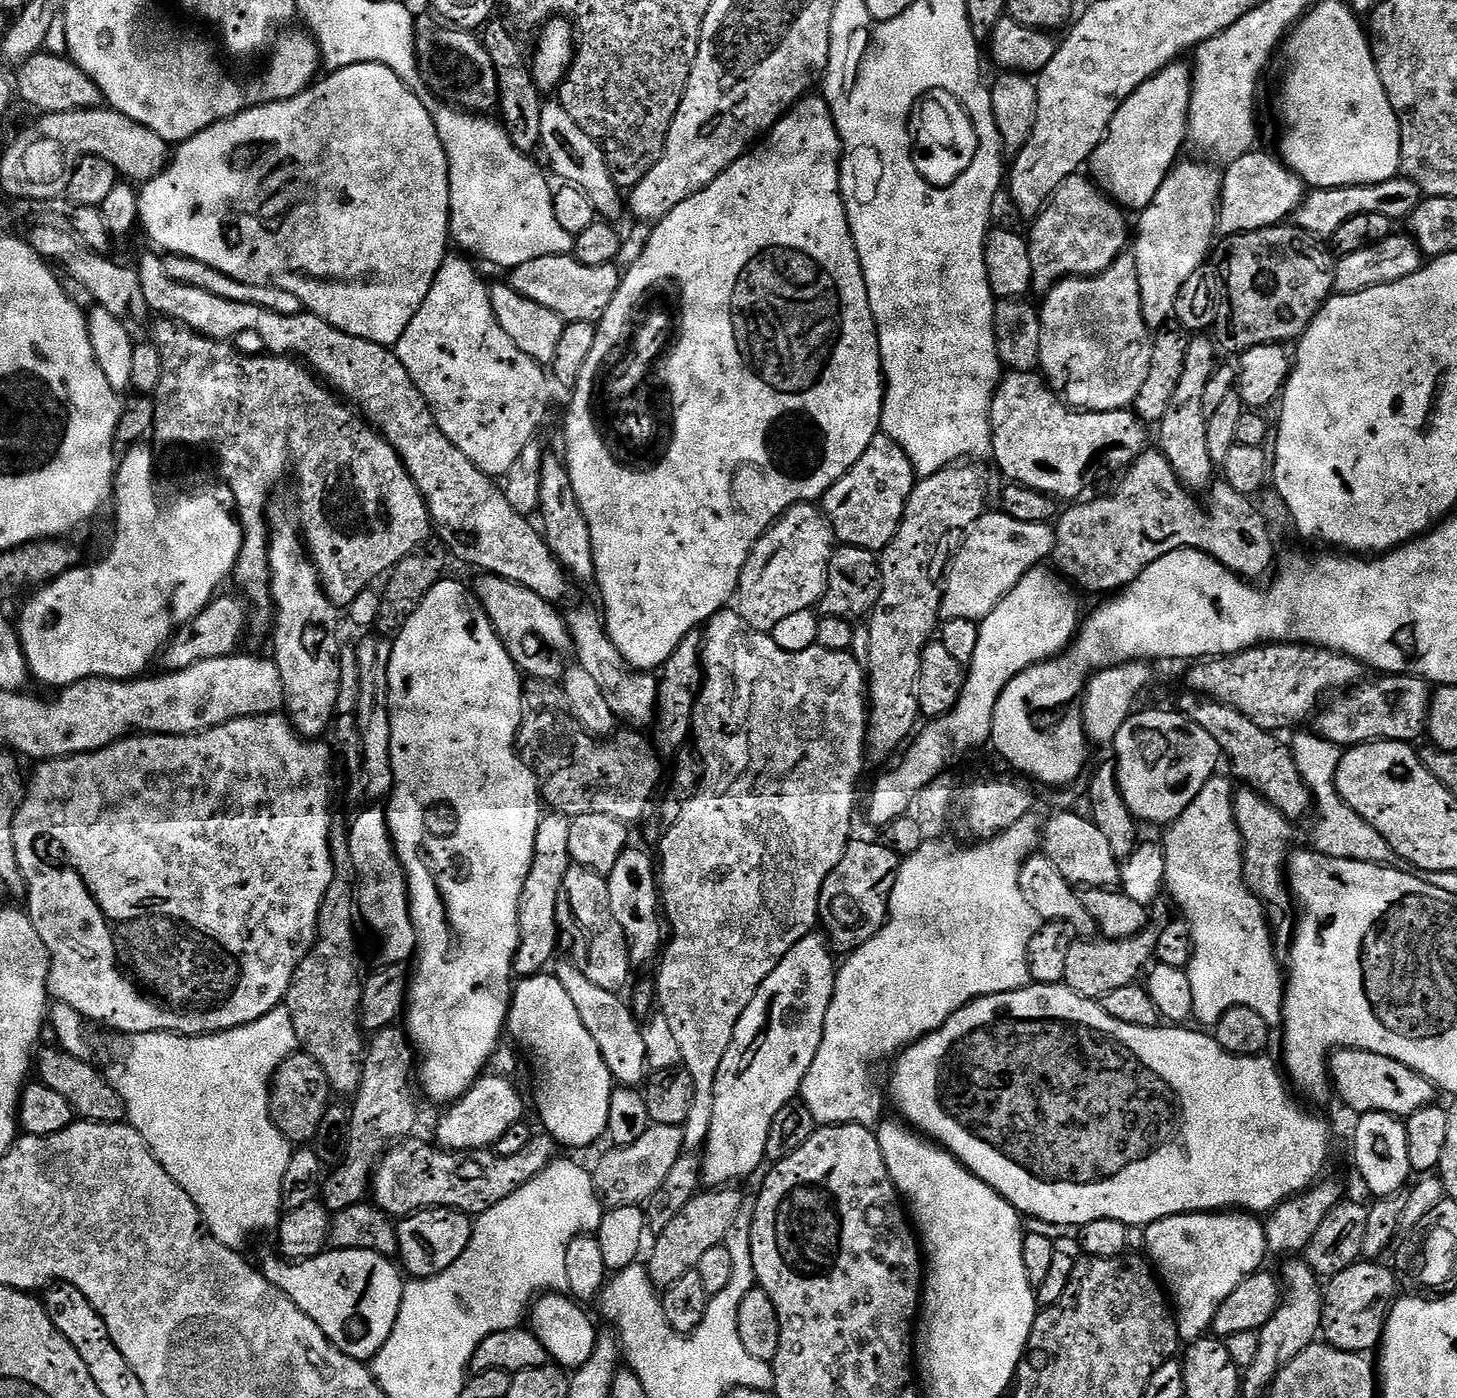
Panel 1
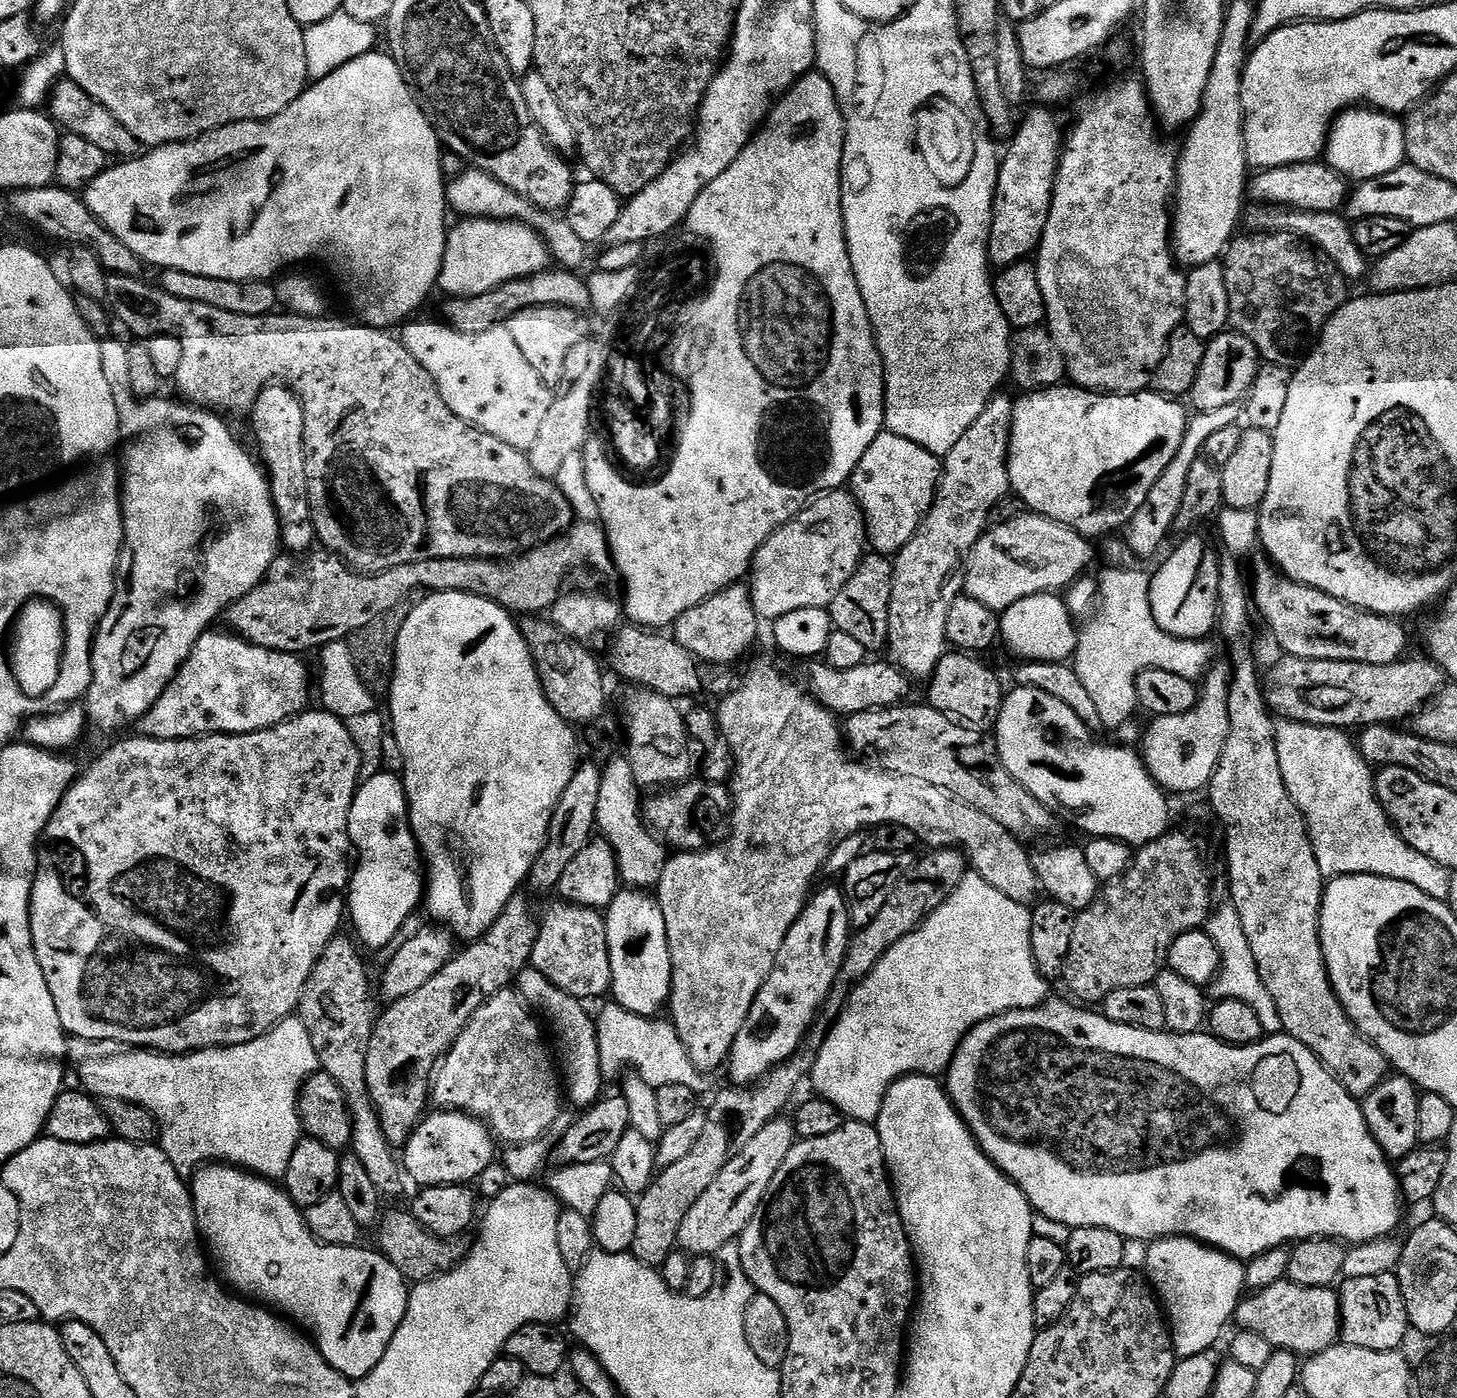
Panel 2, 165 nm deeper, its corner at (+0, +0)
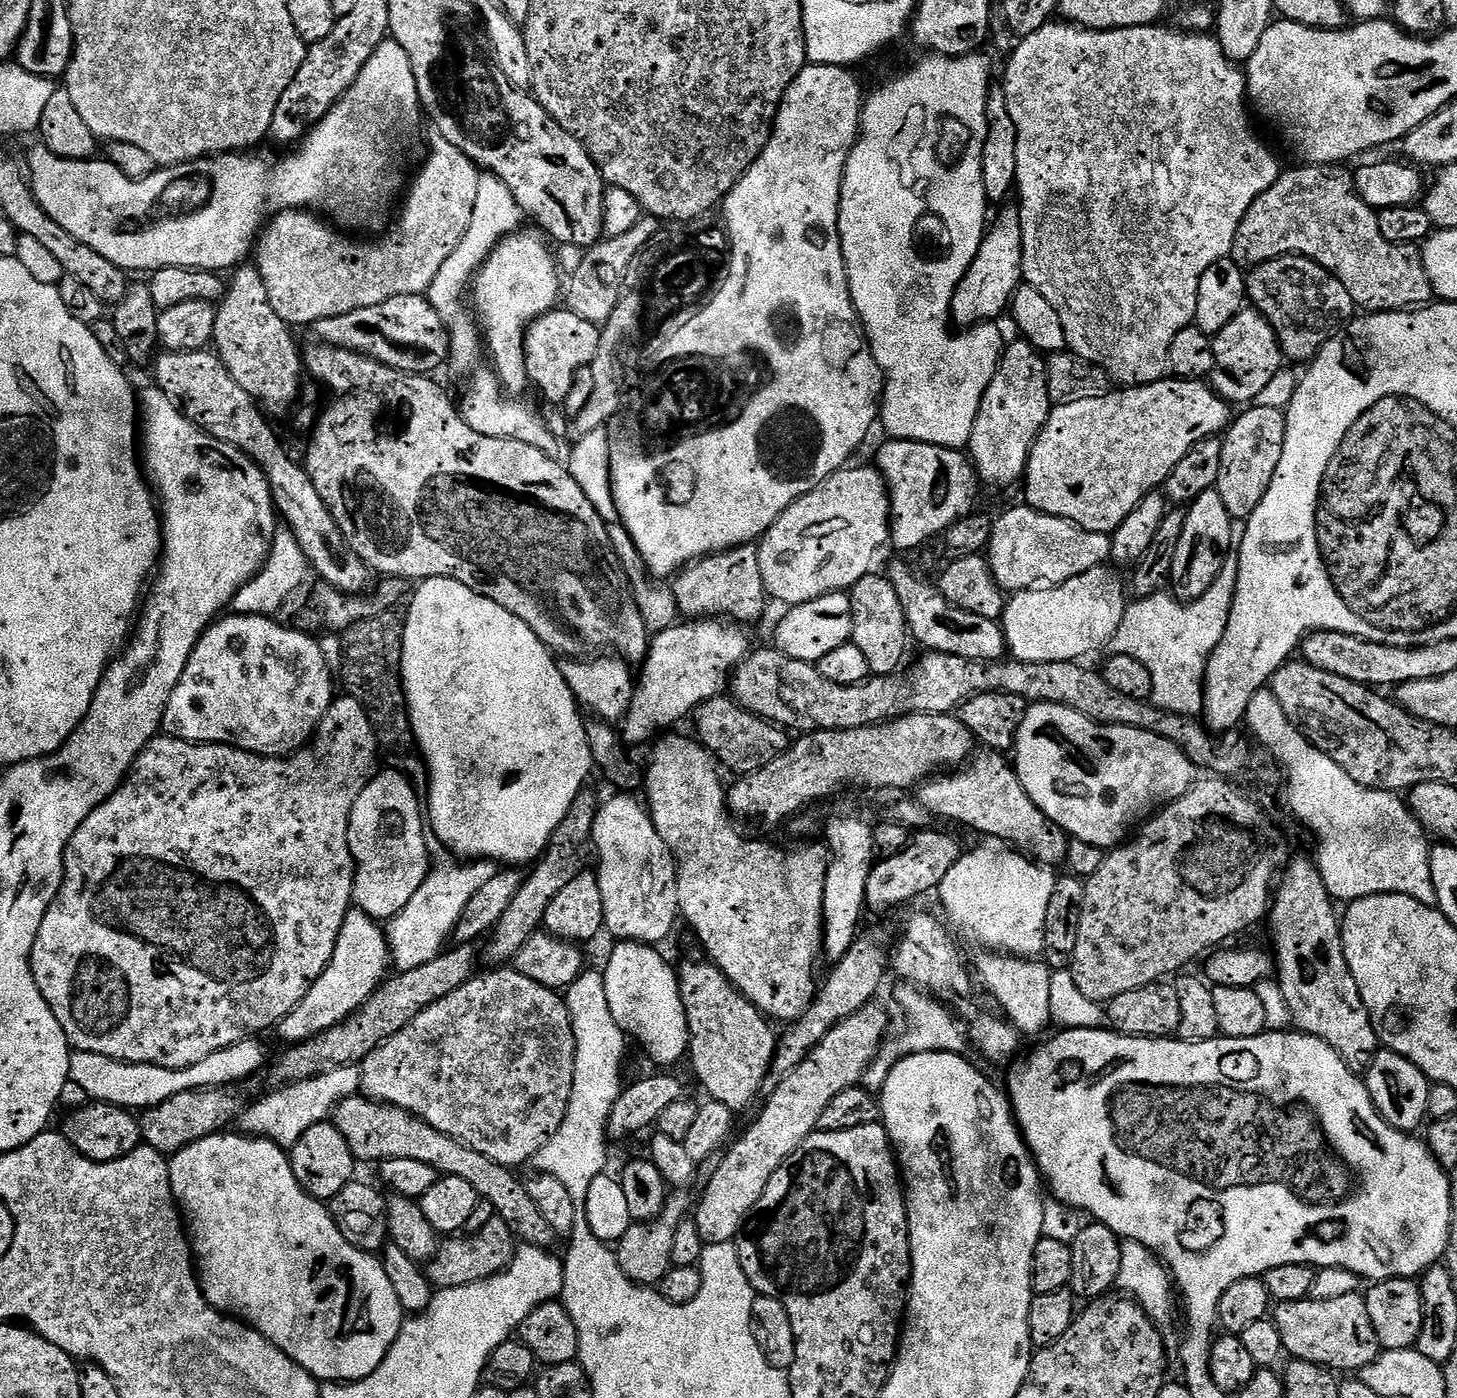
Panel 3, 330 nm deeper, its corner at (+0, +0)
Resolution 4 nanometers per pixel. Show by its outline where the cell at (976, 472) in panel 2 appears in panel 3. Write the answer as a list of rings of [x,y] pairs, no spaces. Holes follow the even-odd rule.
[[[1016,338],[1004,349],[1000,365],[980,403],[974,430],[966,445],[967,455],[983,487],[985,484],[988,488],[1008,488],[1023,481],[1032,444],[1042,426],[1046,426],[1053,407],[1045,357],[1027,340]]]

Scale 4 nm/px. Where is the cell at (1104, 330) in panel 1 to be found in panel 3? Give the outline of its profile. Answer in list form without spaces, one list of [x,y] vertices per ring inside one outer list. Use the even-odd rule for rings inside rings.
[[[1049,22],[1041,26],[1038,30],[1034,30],[1034,34],[1023,37],[1013,47],[1010,55],[1007,57],[1007,60],[1009,59],[1008,69],[1004,72],[1004,85],[1002,85],[1006,110],[1010,114],[1010,122],[1016,131],[1018,162],[1014,192],[1016,196],[1020,195],[1018,211],[1020,213],[1020,225],[1022,226],[1023,279],[1026,281],[1027,287],[1038,290],[1038,294],[1042,294],[1042,298],[1046,298],[1046,302],[1050,302],[1050,306],[1054,306],[1054,314],[1058,314],[1058,322],[1062,322],[1062,330],[1066,334],[1068,348],[1075,352],[1077,356],[1086,358],[1086,362],[1097,364],[1103,372],[1108,373],[1112,377],[1113,381],[1120,383],[1121,380],[1121,385],[1124,386],[1153,384],[1154,382],[1165,379],[1166,373],[1169,371],[1168,355],[1170,354],[1170,342],[1174,342],[1174,334],[1178,334],[1178,330],[1189,327],[1196,319],[1198,282],[1202,278],[1202,274],[1206,274],[1206,270],[1210,266],[1214,266],[1214,262],[1227,260],[1231,257],[1234,238],[1238,234],[1238,226],[1242,222],[1246,210],[1250,210],[1250,206],[1254,201],[1266,190],[1270,190],[1270,186],[1274,186],[1274,182],[1279,178],[1282,171],[1282,165],[1276,161],[1275,154],[1256,137],[1256,132],[1252,129],[1252,120],[1248,117],[1250,108],[1246,103],[1245,73],[1226,58],[1226,54],[1222,50],[1222,46],[1216,41],[1215,35],[1186,32],[1177,30],[1172,26],[1169,26],[1169,28],[1160,27],[1147,24],[1146,26],[1134,26],[1133,28],[1090,30],[1089,28],[1080,28],[1077,24],[1067,22]]]

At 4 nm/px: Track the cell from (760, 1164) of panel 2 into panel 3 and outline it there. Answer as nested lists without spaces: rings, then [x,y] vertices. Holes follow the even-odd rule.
[[[876,1002],[867,1004],[864,1008],[854,1013],[853,1016],[846,1018],[842,1022],[838,1022],[838,1024],[834,1026],[824,1038],[822,1038],[822,1042],[818,1042],[818,1046],[814,1046],[814,1050],[810,1050],[810,1054],[802,1062],[802,1066],[795,1068],[794,1071],[789,1074],[789,1076],[783,1077],[783,1079],[777,1083],[780,1085],[778,1085],[777,1088],[773,1090],[772,1097],[770,1097],[769,1100],[765,1102],[764,1109],[762,1109],[760,1112],[760,1117],[758,1117],[757,1120],[754,1121],[753,1124],[741,1134],[740,1137],[738,1137],[739,1135],[735,1137],[735,1140],[737,1139],[736,1145],[734,1145],[728,1153],[726,1153],[727,1151],[723,1153],[723,1156],[725,1155],[724,1161],[722,1161],[721,1164],[713,1170],[712,1177],[709,1178],[708,1185],[705,1186],[704,1193],[702,1193],[700,1196],[700,1205],[698,1205],[697,1208],[695,1205],[694,1208],[694,1219],[696,1221],[696,1225],[698,1226],[698,1234],[704,1239],[705,1242],[708,1244],[727,1244],[729,1242],[735,1241],[737,1237],[739,1237],[740,1233],[744,1230],[745,1224],[748,1223],[749,1216],[751,1216],[752,1212],[756,1208],[757,1202],[759,1202],[762,1198],[762,1194],[766,1190],[766,1186],[770,1182],[770,1178],[774,1174],[774,1170],[778,1166],[782,1166],[782,1162],[786,1158],[790,1158],[790,1154],[794,1154],[794,1150],[798,1150],[798,1146],[803,1140],[805,1140],[805,1138],[807,1138],[807,1136],[811,1136],[813,1132],[817,1131],[820,1118],[822,1116],[822,1110],[826,1108],[830,1102],[830,1098],[834,1098],[835,1095],[840,1094],[842,1090],[857,1087],[857,1085],[859,1085],[861,1081],[865,1079],[868,1068],[870,1065],[872,1065],[872,1061],[875,1060],[877,1052],[879,1052],[882,1047],[882,1043],[886,1034],[884,1031],[886,1031],[888,1028],[888,1016],[883,1012],[882,1009],[879,1008],[878,1005],[879,1003]]]

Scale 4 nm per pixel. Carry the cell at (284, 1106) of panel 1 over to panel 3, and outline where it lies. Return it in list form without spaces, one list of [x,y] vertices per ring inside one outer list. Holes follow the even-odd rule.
[[[349,1094],[332,1109],[330,1120],[342,1138],[346,1138],[352,1157],[358,1162],[383,1162],[398,1158],[426,1162],[437,1173],[457,1176],[470,1182],[481,1198],[493,1203],[495,1215],[503,1218],[521,1241],[546,1249],[551,1249],[552,1243],[557,1243],[555,1230],[550,1222],[546,1222],[546,1218],[542,1218],[534,1198],[530,1198],[527,1183],[523,1179],[519,1180],[513,1169],[504,1168],[498,1162],[486,1158],[486,1154],[478,1154],[478,1150],[466,1146],[461,1140],[442,1134],[442,1130],[436,1130],[413,1112],[395,1108],[392,1104],[381,1104],[379,1100],[369,1100],[363,1094]]]

